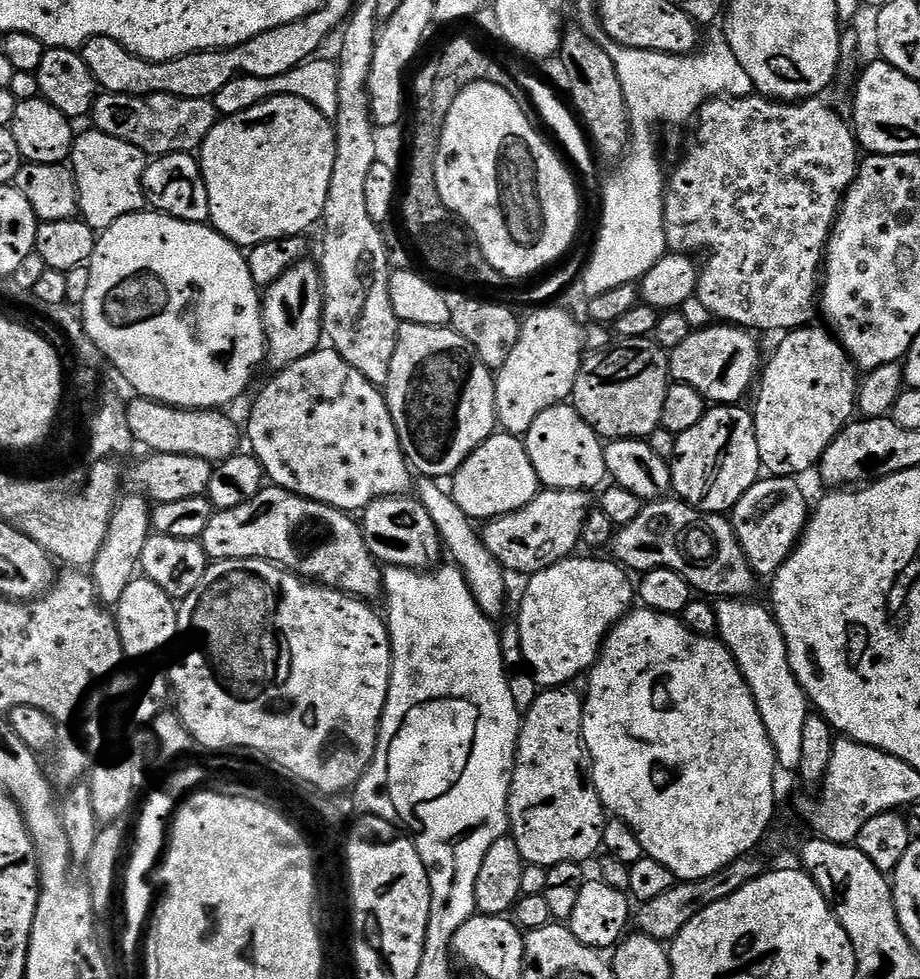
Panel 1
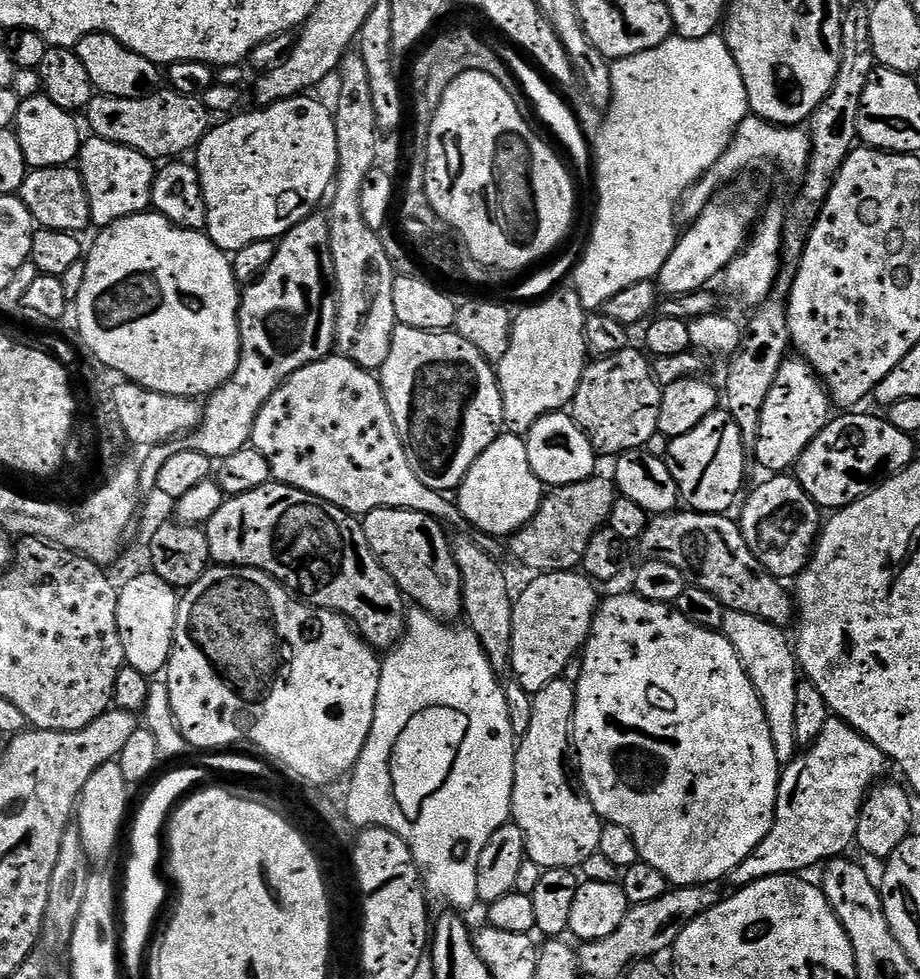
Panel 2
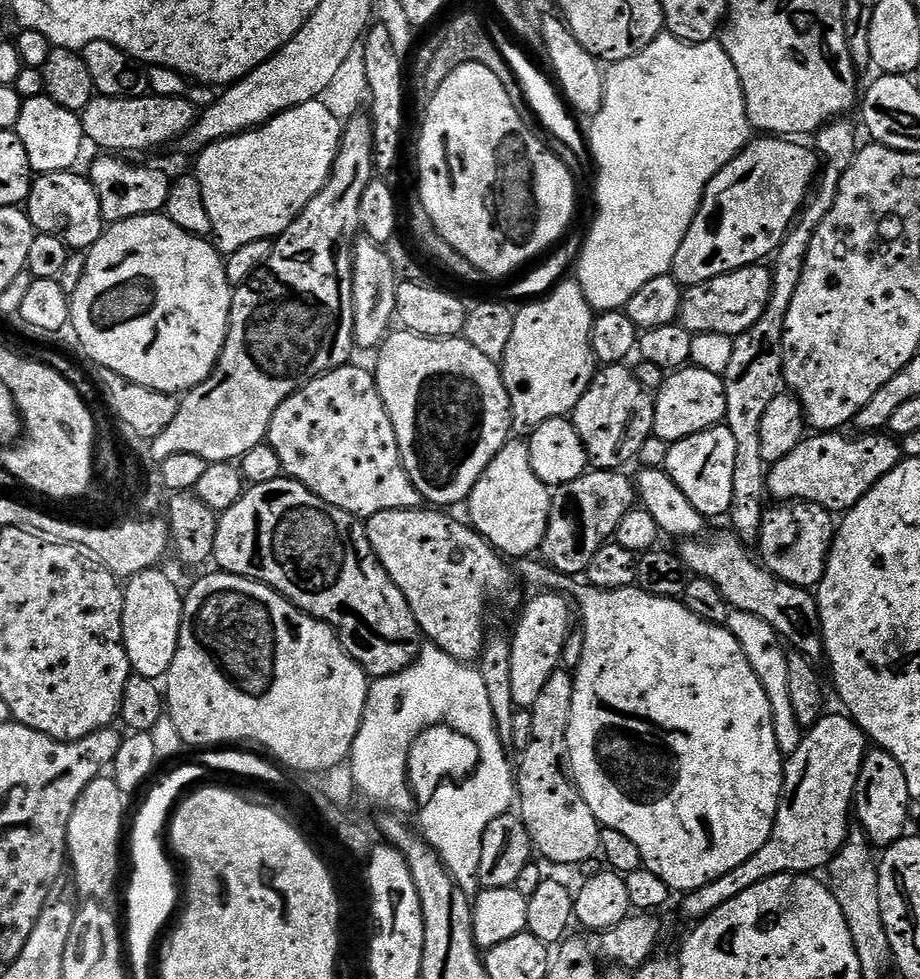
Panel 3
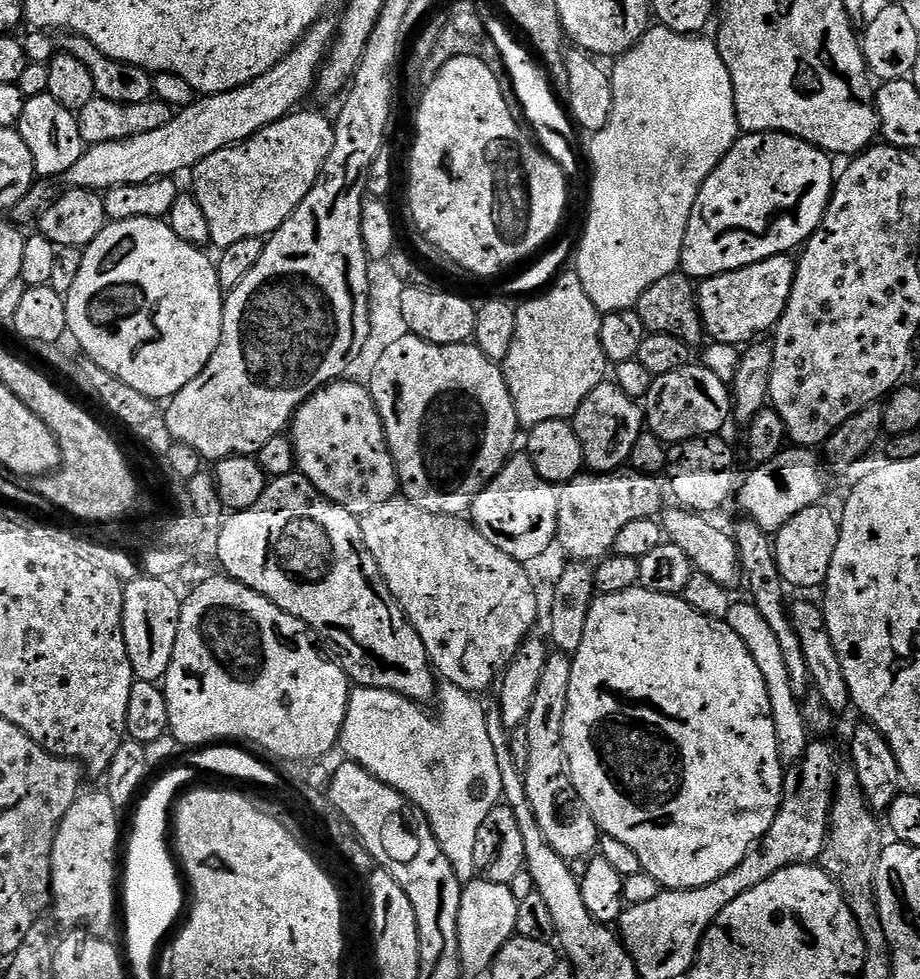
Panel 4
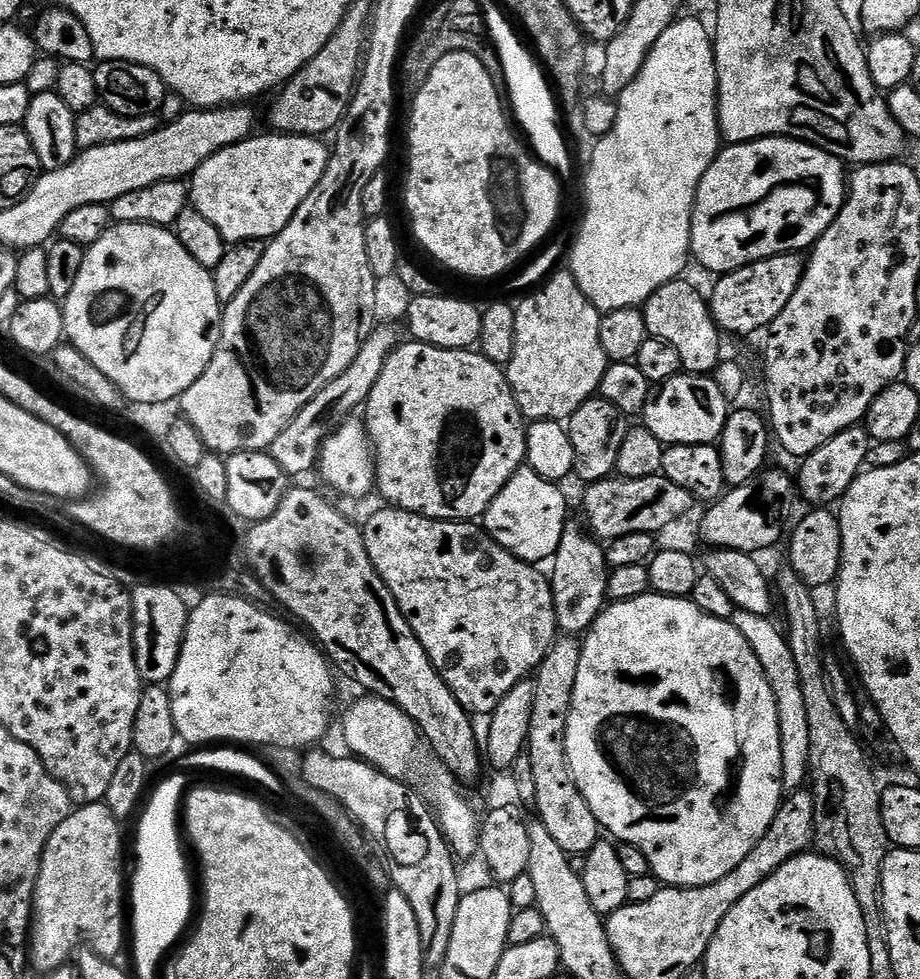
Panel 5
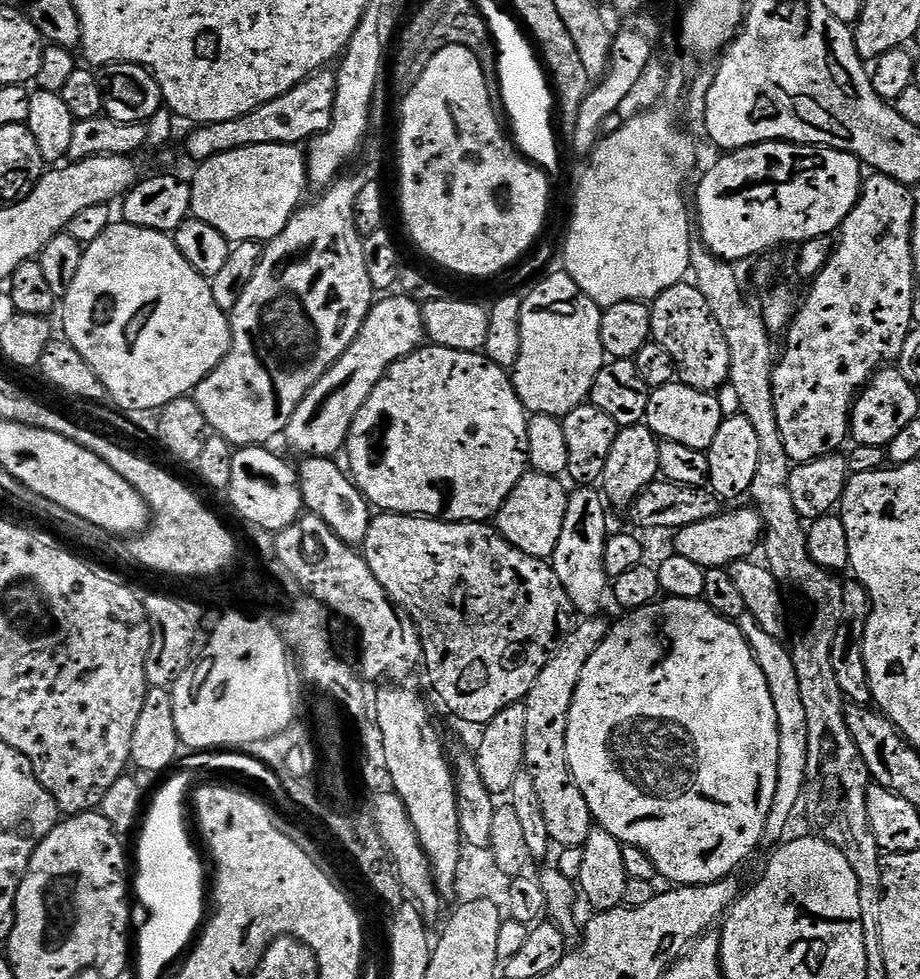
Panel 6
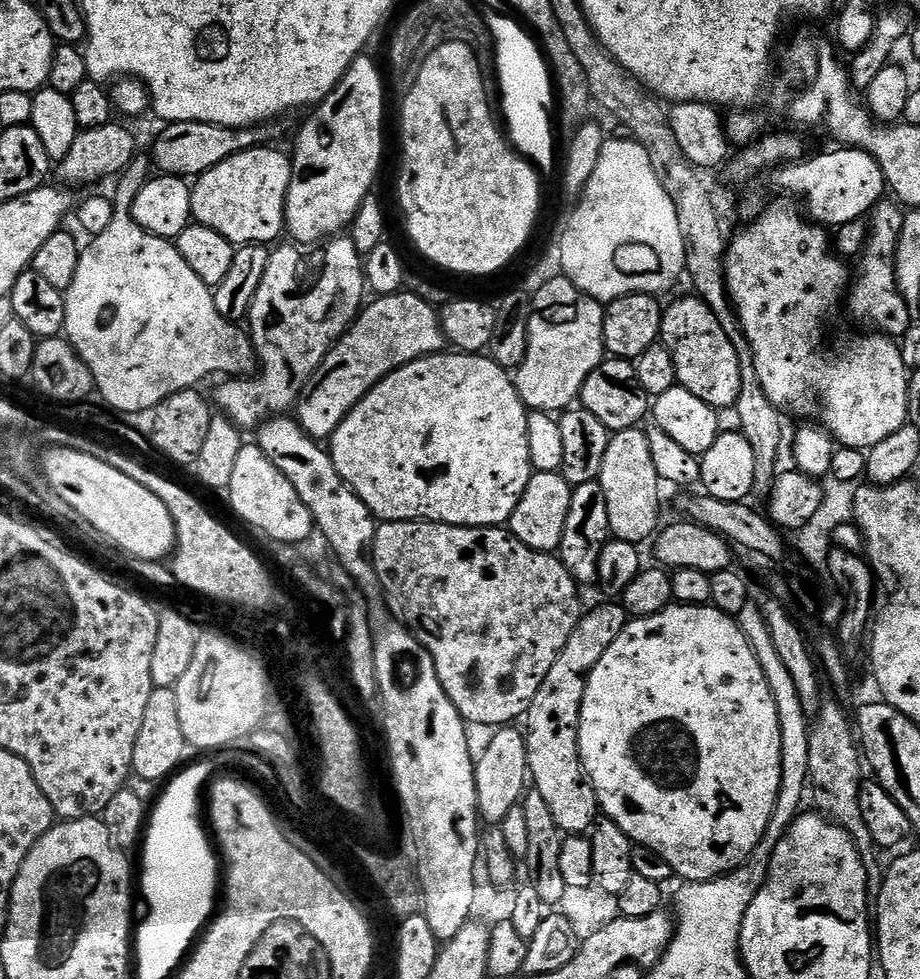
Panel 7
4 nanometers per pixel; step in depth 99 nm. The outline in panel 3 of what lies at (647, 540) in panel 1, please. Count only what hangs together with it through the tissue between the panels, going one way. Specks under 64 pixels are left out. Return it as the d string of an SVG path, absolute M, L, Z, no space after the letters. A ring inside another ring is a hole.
M731 530L716 532L709 540L688 538L678 548L682 562L686 562L693 577L704 576L726 598L729 609L749 612L774 626L781 640L789 649L802 653L813 662L825 659L824 635L820 621L820 607L816 605L815 595L809 589L799 588L790 582L780 580L764 567L759 559L750 553L749 545L744 544Z

